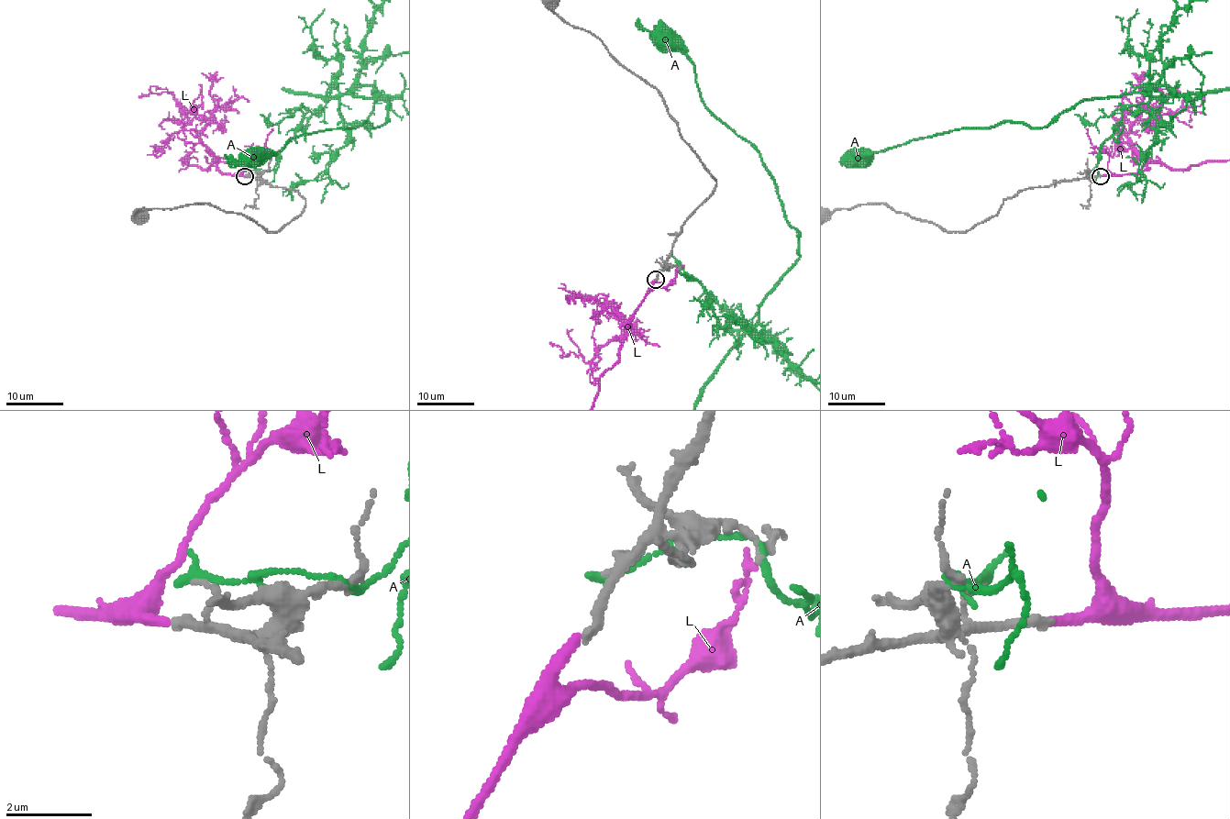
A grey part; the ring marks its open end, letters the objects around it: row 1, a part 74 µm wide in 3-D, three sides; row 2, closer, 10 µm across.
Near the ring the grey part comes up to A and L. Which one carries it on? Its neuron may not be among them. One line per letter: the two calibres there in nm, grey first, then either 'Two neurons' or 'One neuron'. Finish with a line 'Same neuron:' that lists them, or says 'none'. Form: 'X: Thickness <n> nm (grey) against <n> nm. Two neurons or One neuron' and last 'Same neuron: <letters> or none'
A: Thickness 130 nm (grey) against 240 nm. Two neurons
L: Thickness 240 nm (grey) against 240 nm. One neuron
Same neuron: L

